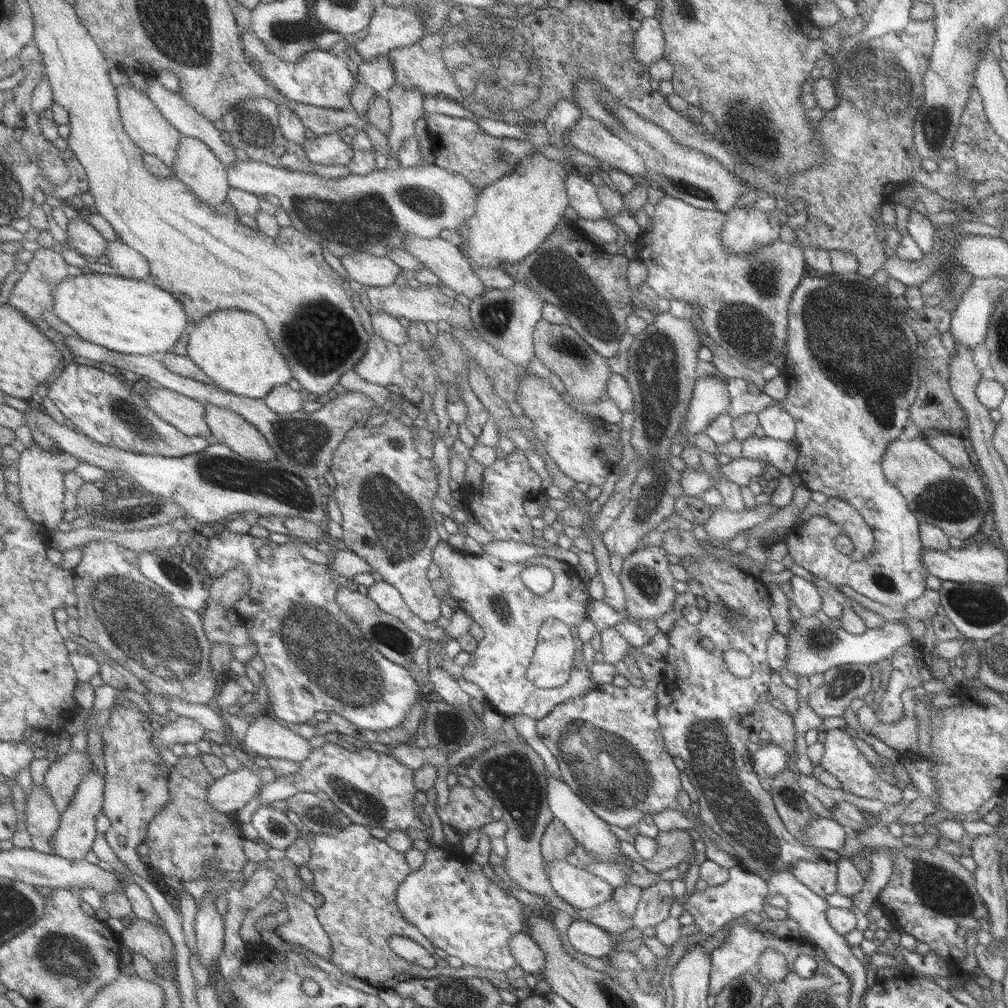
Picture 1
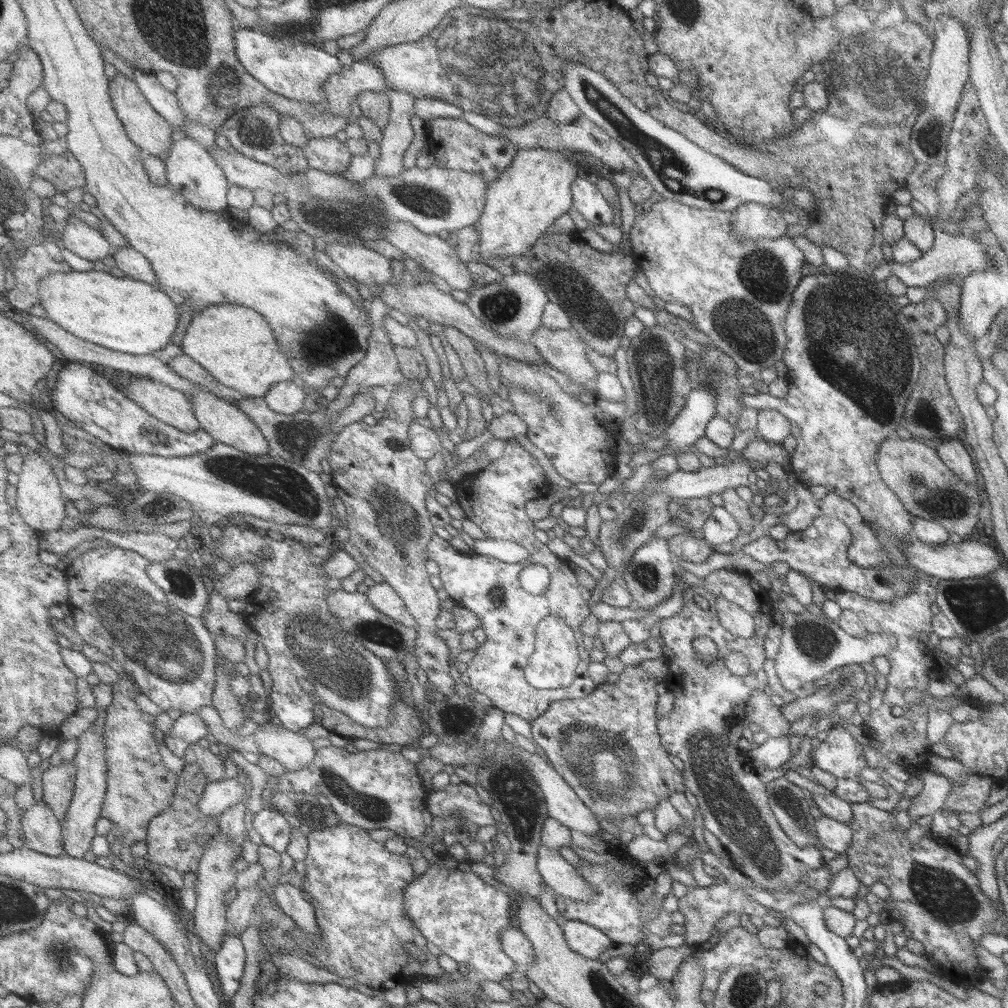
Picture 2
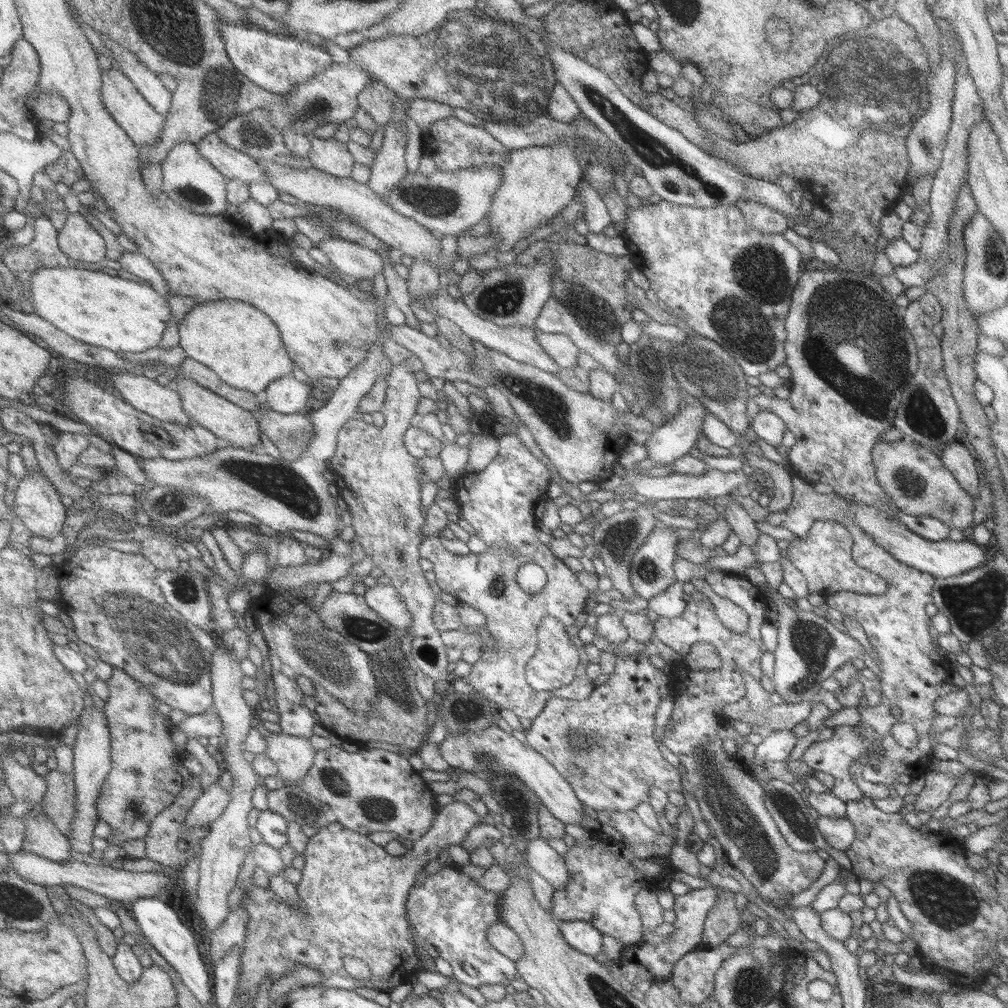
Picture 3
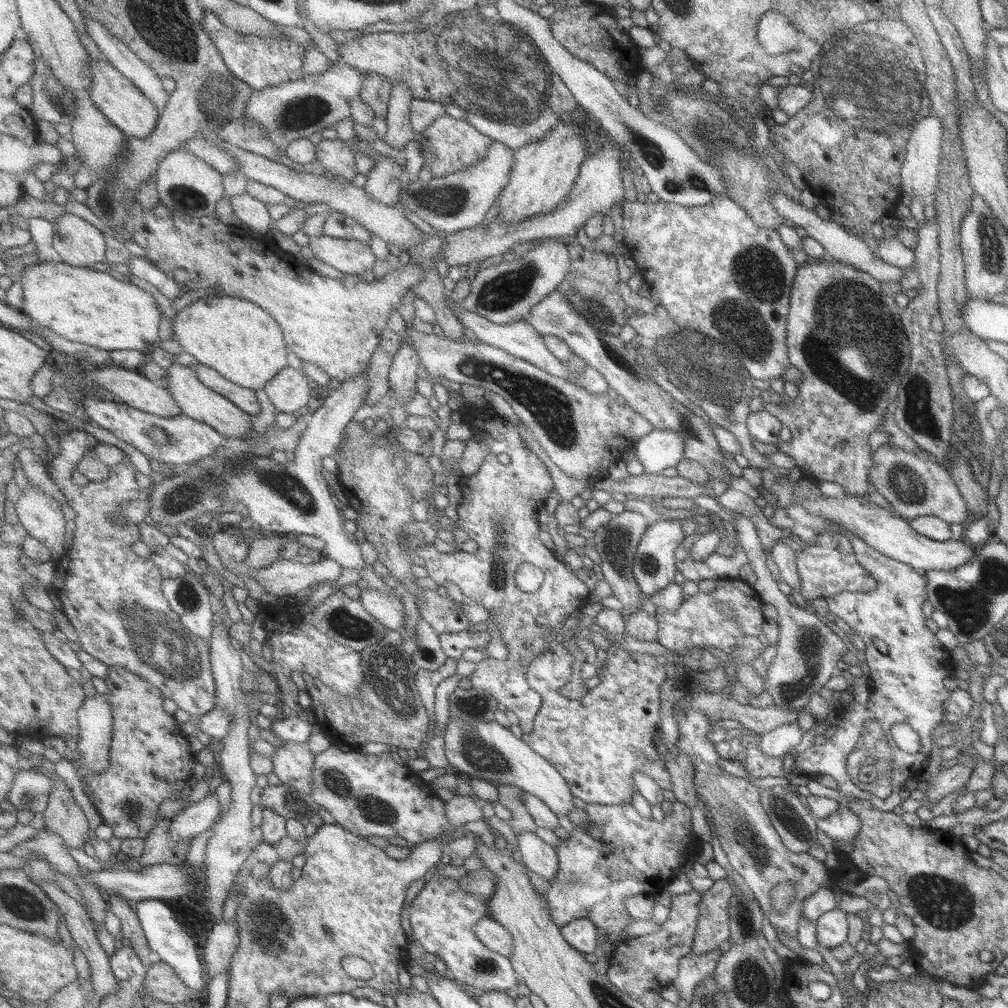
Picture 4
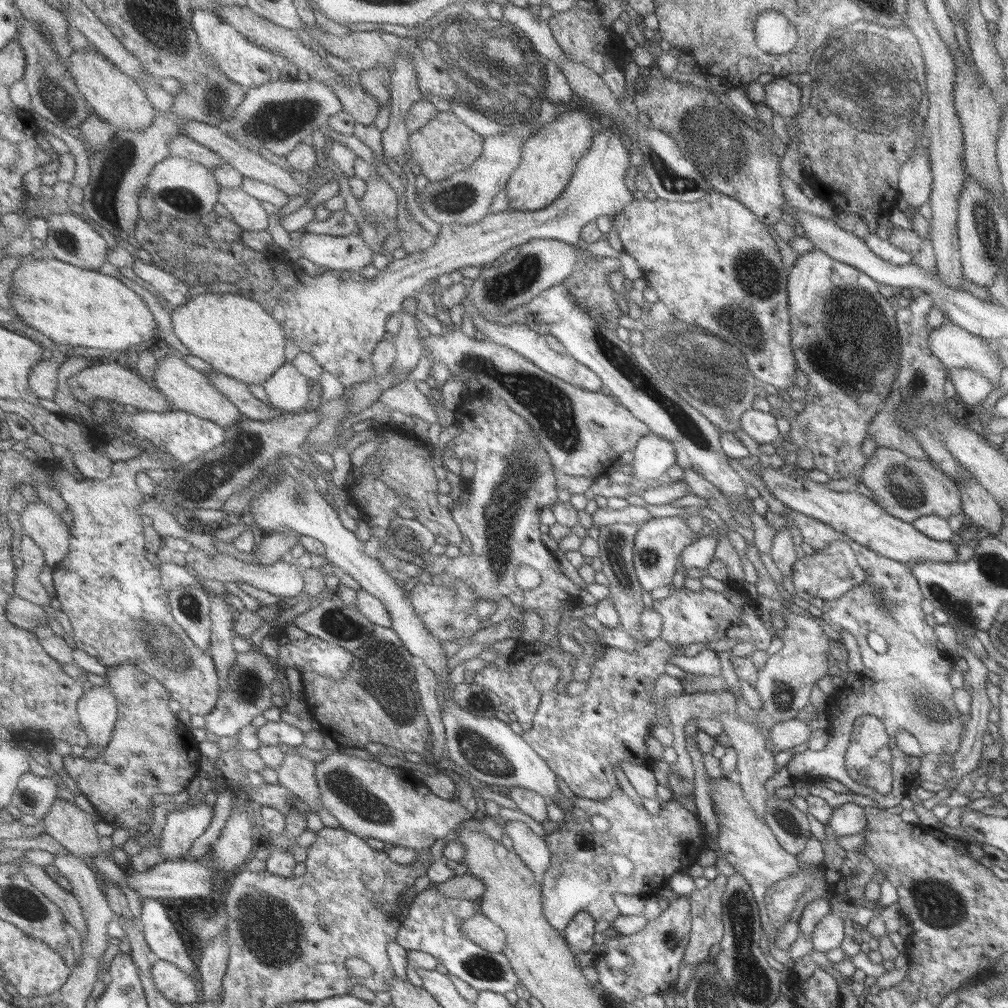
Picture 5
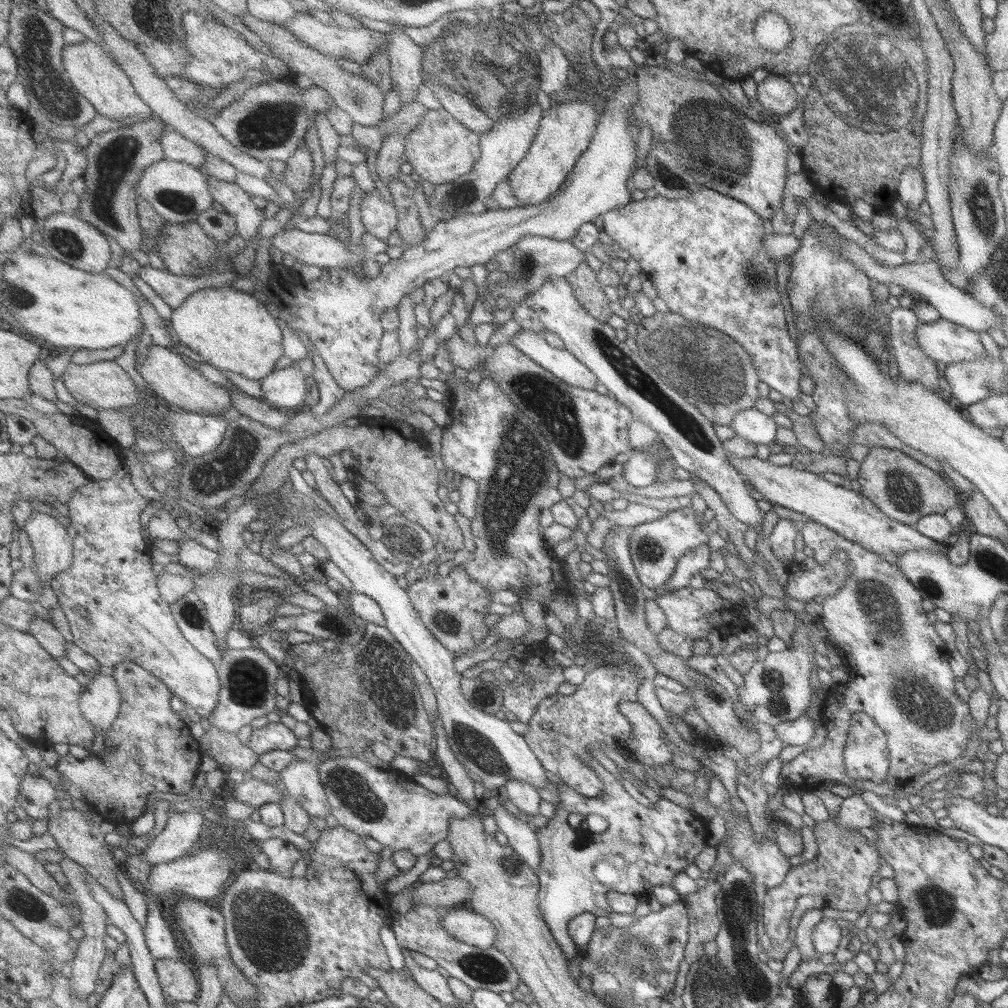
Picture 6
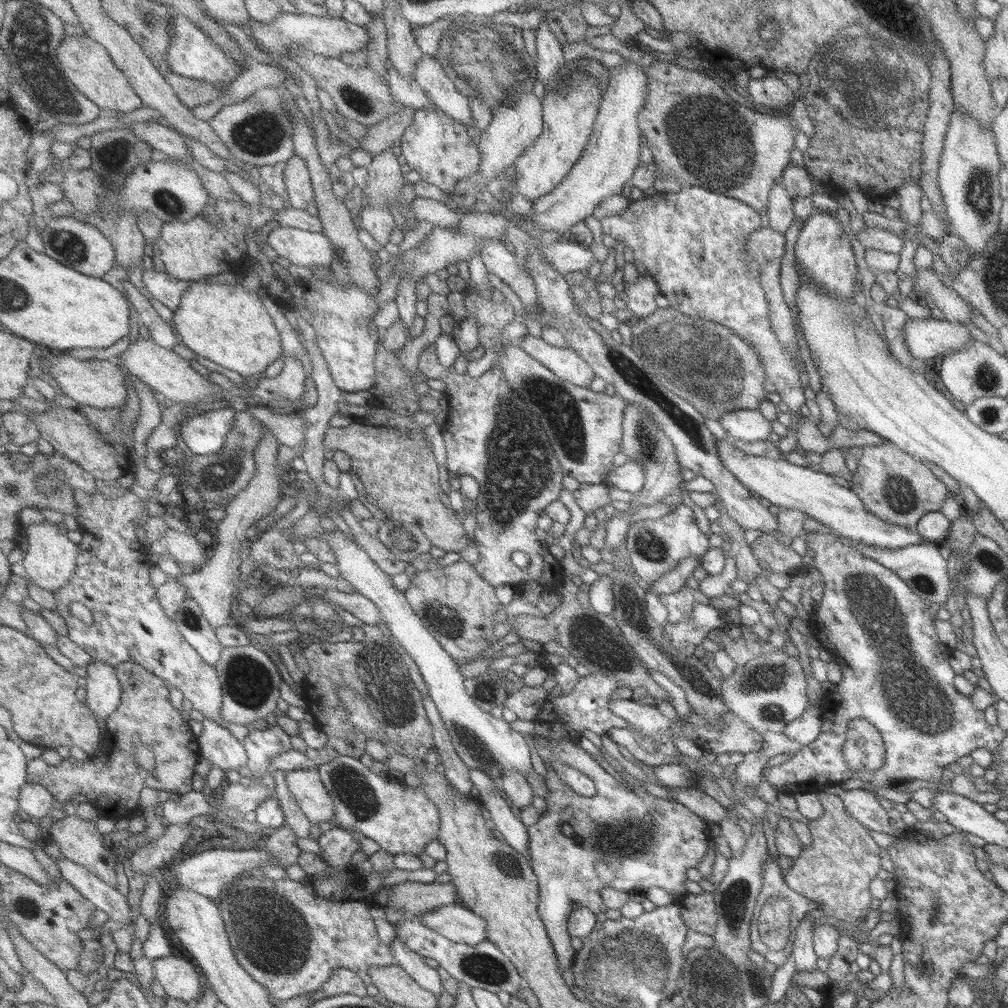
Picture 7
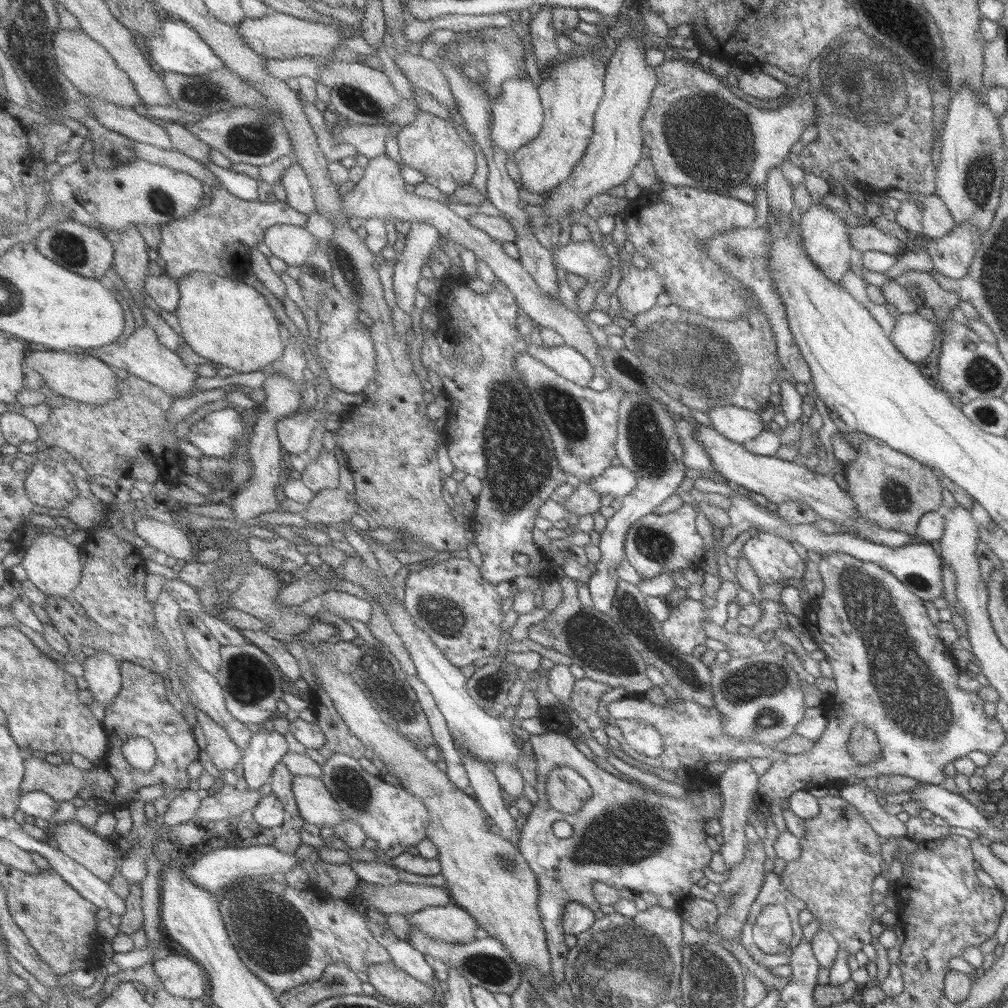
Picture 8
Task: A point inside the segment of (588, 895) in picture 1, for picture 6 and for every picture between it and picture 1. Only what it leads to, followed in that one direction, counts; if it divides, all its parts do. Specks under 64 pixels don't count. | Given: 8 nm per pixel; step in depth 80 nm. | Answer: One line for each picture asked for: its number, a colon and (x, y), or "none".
2: (564, 878)
3: (551, 866)
4: (542, 859)
5: (533, 849)
6: (522, 836)

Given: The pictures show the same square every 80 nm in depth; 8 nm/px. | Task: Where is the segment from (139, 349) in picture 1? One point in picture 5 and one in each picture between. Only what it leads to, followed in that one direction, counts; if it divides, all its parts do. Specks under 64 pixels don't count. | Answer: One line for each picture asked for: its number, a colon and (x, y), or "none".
2: (126, 315)
3: (120, 315)
4: (91, 307)
5: (73, 306)

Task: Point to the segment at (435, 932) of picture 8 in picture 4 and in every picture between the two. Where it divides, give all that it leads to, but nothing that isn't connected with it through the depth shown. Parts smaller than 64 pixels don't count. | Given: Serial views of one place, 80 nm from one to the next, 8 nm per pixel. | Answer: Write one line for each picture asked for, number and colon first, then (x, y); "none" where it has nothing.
4: (494, 935)
5: (486, 933)
6: (468, 926)
7: (457, 922)

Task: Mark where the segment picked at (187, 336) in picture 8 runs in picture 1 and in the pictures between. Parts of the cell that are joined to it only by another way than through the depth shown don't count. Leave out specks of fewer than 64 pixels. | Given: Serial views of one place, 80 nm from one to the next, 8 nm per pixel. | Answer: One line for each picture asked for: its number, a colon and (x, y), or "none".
1: (234, 349)
2: (235, 343)
3: (242, 345)
4: (244, 343)
5: (235, 336)
6: (233, 332)
7: (226, 323)

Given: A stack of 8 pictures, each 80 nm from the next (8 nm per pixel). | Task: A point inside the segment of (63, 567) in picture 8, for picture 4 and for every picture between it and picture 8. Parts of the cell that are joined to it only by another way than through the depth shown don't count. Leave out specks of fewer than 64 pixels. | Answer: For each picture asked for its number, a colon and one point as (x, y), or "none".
4: (39, 513)
5: (44, 525)
6: (54, 548)
7: (50, 562)

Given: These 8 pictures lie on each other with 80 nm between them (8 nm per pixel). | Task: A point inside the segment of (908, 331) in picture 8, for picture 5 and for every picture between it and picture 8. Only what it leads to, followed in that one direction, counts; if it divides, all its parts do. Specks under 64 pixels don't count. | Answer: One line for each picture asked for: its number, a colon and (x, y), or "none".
5: (956, 348)
6: (945, 343)
7: (927, 339)

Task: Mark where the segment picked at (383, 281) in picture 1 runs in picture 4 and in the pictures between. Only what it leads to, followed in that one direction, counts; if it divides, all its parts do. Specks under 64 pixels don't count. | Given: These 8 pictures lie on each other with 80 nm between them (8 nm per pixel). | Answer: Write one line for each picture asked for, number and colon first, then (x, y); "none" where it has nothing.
2: (365, 266)
3: (362, 263)
4: (351, 257)

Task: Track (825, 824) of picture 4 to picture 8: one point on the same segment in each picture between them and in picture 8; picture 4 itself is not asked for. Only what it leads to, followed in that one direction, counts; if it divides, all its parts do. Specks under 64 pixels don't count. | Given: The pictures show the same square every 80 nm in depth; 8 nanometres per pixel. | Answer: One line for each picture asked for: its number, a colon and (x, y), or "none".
5: (847, 819)
6: (853, 813)
7: (861, 804)
8: (885, 825)

